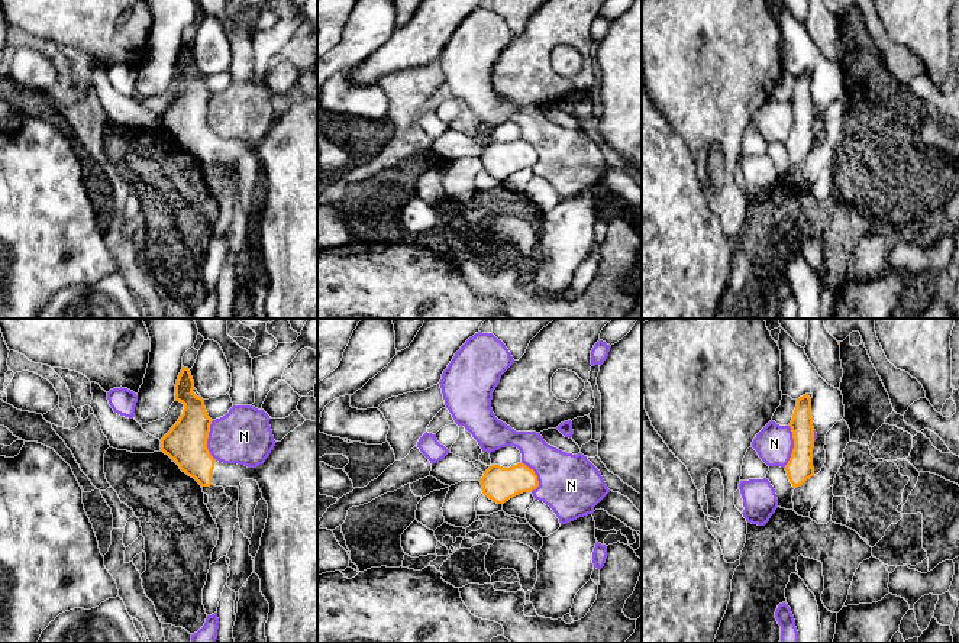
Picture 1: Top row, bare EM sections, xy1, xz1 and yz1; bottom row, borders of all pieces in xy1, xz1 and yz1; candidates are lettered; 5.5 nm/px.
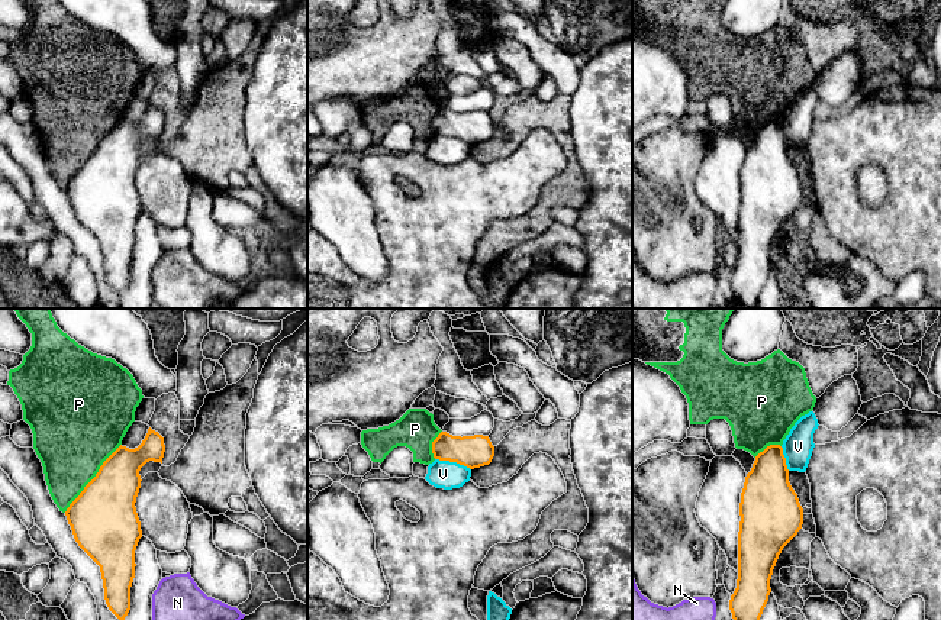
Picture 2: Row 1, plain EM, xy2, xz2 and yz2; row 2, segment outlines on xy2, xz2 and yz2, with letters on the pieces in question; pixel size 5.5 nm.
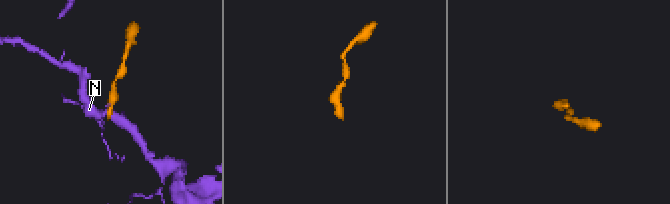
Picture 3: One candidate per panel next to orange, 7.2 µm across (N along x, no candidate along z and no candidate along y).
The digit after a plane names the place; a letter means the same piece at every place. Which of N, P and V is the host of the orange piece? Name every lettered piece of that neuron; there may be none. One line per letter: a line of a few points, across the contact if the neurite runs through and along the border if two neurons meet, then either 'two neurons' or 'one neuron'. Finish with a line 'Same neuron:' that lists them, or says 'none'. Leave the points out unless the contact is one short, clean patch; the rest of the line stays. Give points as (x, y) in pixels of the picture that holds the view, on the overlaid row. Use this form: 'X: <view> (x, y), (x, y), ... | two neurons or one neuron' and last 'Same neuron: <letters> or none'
N: two neurons
P: two neurons
V: two neurons
Same neuron: none

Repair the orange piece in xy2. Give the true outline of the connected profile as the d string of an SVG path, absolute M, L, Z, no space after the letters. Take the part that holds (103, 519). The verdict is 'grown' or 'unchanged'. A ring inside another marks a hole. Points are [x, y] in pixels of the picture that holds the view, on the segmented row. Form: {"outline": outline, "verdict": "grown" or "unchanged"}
{"outline": "M151 427L138 448L120 445L65 511L75 542L100 566L106 604L119 620L125 620L130 610L135 550L142 537L135 507L142 481L139 471L149 461L162 464L164 452L164 437Z", "verdict": "unchanged"}

